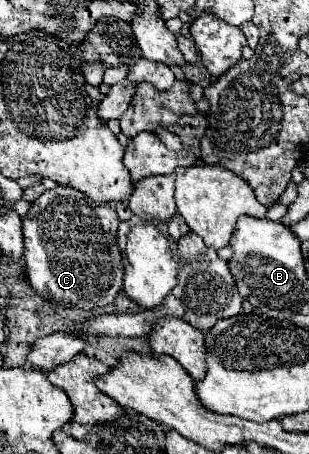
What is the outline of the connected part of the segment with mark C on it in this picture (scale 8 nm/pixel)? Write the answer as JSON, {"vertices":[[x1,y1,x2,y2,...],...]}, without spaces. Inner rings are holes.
{"vertices":[[56,186,54,190,46,190,36,202,28,216,24,218,24,260,26,260,26,278,30,286,46,300,62,308,80,308,94,310,100,306,108,306,114,302,118,292,122,290,122,254,116,244,118,230,118,214,106,204,98,206,86,198,86,194,72,190,70,186]]}

